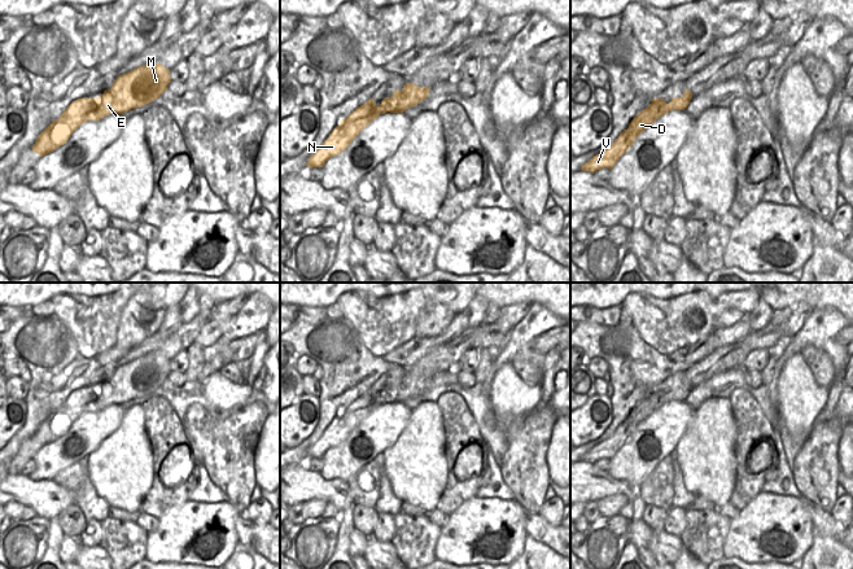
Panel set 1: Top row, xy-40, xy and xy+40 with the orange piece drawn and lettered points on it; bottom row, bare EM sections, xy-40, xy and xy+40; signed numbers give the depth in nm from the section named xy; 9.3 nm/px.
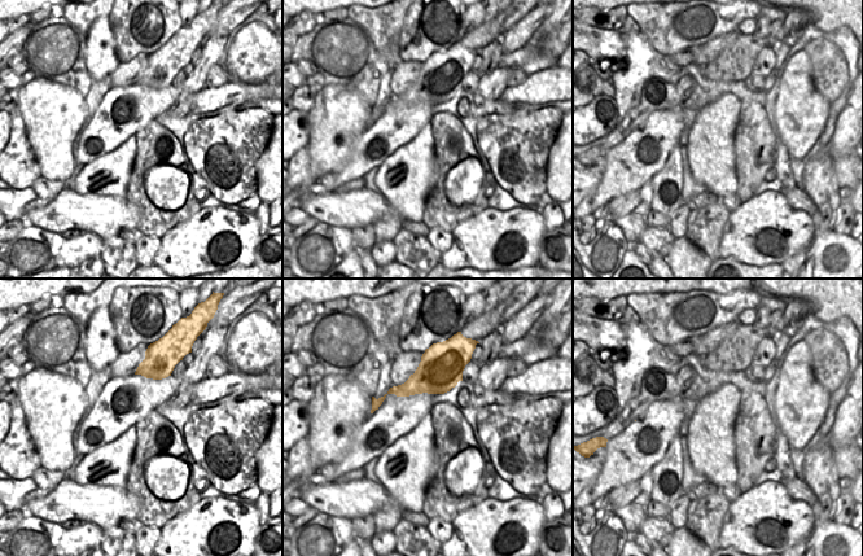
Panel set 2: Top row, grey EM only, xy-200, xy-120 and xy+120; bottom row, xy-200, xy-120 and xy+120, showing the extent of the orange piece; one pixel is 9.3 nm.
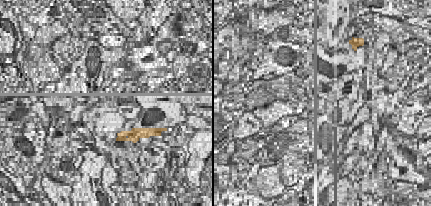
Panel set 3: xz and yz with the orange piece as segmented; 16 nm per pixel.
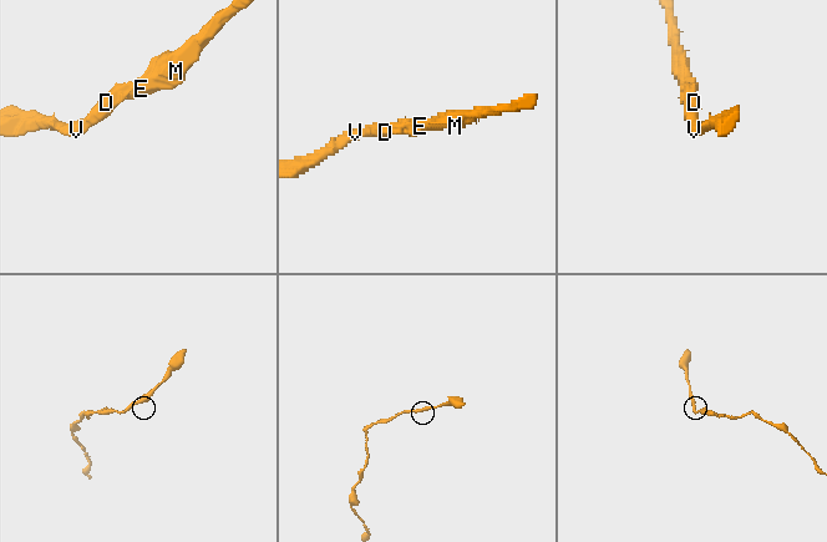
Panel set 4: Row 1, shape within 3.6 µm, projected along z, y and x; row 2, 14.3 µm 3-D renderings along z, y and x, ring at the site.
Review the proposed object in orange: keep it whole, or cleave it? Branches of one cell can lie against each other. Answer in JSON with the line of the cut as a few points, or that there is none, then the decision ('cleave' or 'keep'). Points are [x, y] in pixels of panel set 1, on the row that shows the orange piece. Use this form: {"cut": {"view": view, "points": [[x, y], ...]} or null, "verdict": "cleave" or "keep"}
{"cut": null, "verdict": "keep"}

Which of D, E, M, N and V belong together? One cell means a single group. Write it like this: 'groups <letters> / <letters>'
groups D E M N V

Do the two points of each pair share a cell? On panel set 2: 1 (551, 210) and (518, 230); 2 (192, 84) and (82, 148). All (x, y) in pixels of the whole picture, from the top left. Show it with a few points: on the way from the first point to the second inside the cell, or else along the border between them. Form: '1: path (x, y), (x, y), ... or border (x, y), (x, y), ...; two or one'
1: border (539, 213), (547, 228); two
2: path (165, 99), (145, 104), (127, 122), (109, 130); one

